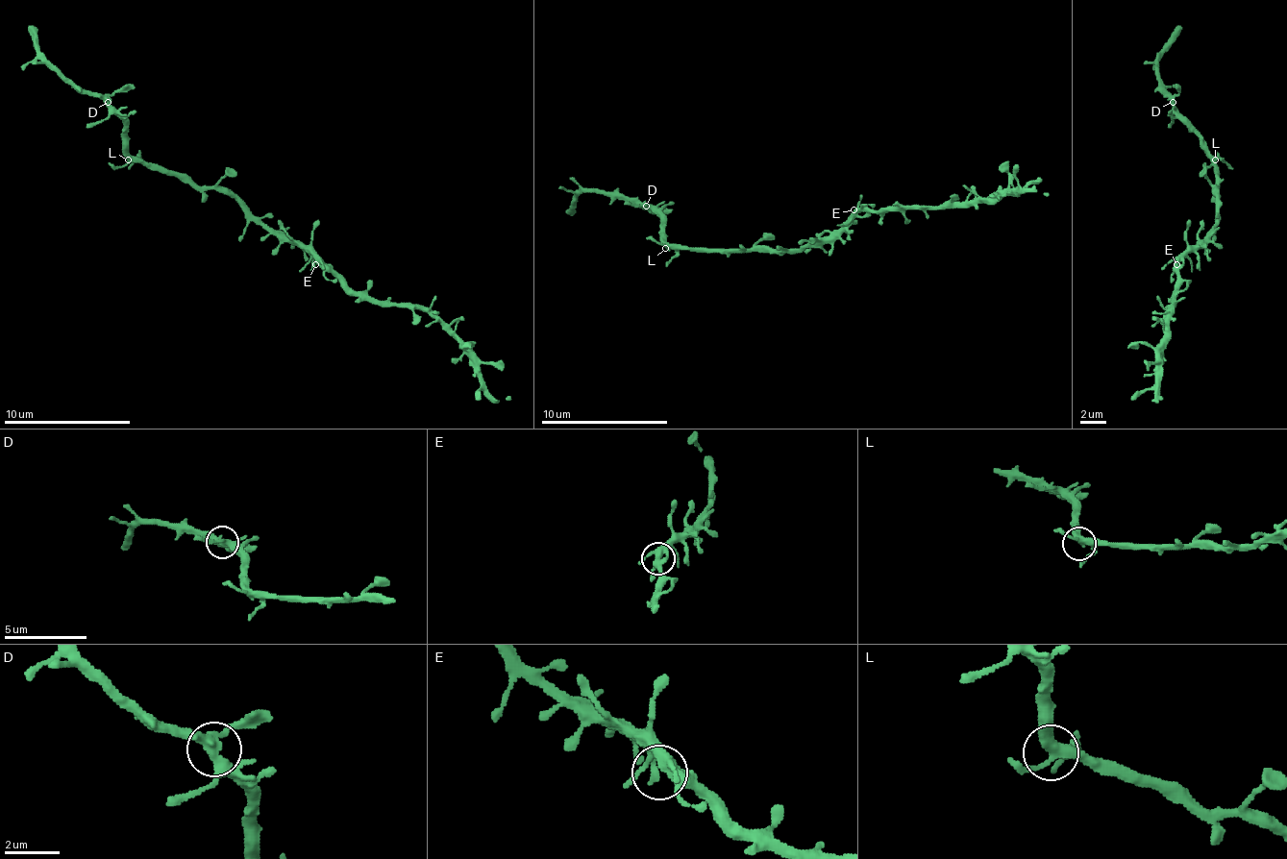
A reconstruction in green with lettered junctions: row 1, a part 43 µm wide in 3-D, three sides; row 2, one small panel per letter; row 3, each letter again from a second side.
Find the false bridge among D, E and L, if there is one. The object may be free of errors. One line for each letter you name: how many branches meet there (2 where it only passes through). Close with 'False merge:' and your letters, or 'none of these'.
False merge: none of these

